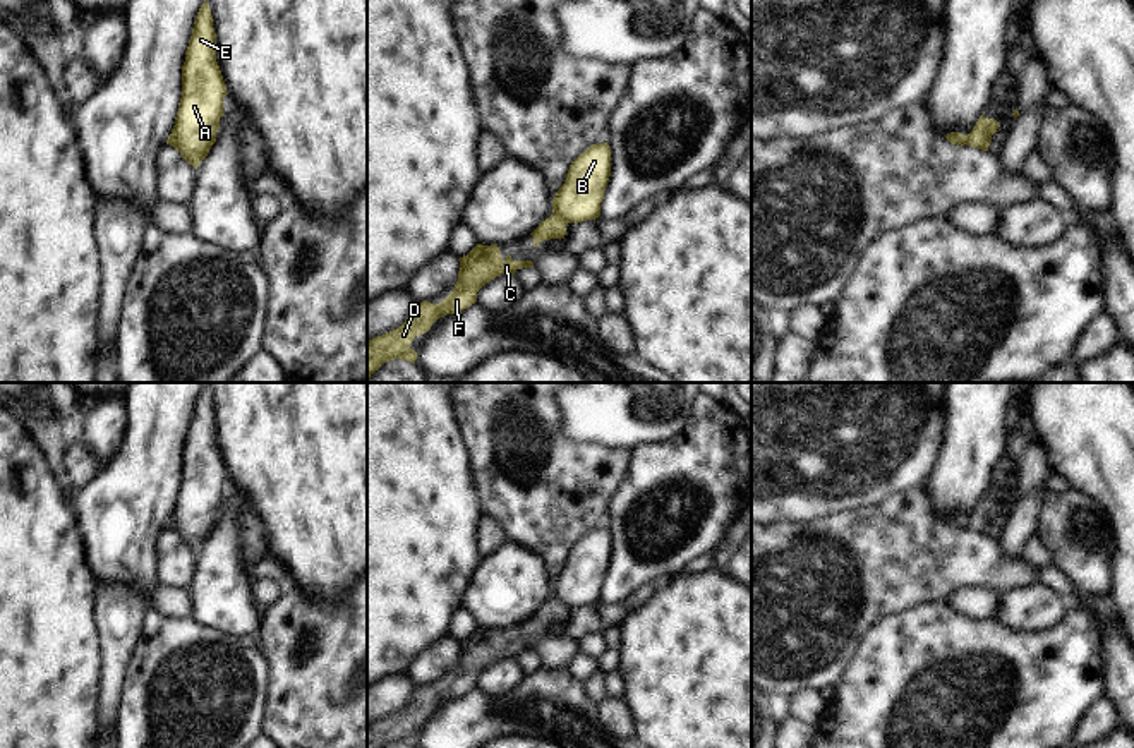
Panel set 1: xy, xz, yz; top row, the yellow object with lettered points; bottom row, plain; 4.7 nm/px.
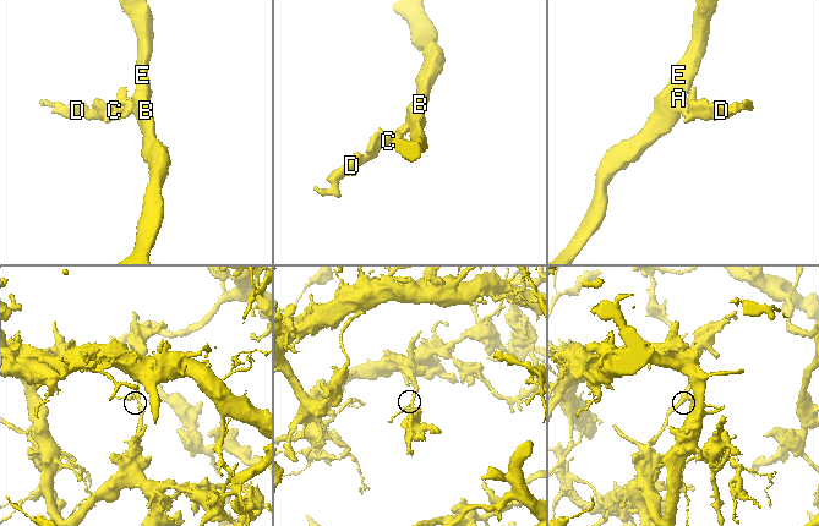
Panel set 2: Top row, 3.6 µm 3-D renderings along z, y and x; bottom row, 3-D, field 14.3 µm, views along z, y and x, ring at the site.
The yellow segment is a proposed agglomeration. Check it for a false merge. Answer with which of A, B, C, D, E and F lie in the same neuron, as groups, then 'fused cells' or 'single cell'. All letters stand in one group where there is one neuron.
A B E / C D F | fused cells

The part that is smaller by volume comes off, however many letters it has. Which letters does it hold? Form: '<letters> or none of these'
C, D, F

